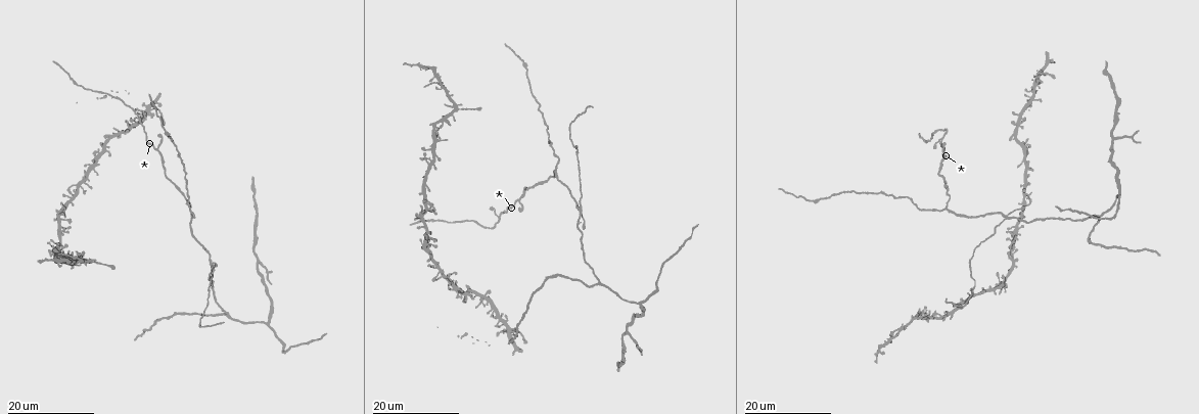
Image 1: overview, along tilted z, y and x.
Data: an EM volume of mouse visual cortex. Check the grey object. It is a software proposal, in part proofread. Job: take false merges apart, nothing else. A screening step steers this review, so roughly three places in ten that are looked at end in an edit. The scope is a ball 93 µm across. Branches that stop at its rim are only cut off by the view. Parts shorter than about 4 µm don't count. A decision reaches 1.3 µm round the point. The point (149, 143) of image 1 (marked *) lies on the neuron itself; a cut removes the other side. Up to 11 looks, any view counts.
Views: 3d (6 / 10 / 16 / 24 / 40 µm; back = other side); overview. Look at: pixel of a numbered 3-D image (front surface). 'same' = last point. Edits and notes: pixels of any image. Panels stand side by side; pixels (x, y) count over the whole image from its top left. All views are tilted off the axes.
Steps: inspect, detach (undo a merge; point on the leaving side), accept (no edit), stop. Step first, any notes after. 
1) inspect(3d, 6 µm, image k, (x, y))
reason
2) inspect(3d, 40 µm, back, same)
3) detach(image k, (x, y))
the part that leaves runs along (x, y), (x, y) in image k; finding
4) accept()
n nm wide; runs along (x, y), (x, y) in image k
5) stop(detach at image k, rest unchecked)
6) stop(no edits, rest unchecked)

inspect(3d, 24 µm, image 1, (948, 208))
three arms meet

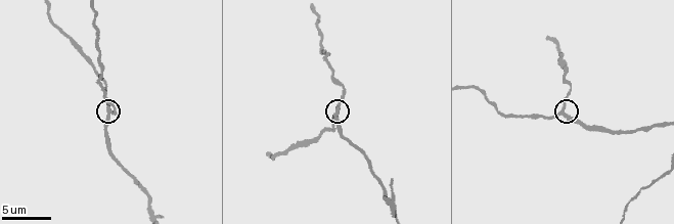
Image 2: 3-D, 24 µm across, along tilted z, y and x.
inspect(3d, 6 µm, image 2, (107, 112))

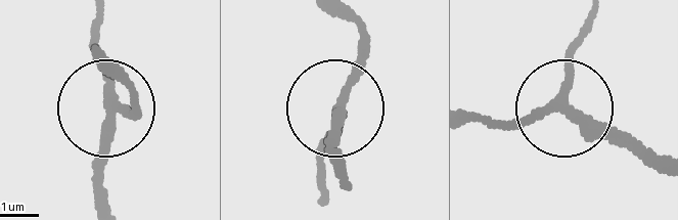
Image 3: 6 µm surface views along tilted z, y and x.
inspect(3d, 6 µm, back, image 3, (567, 112))

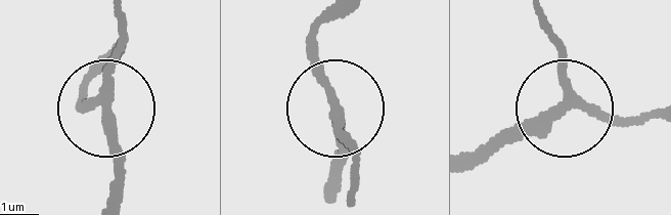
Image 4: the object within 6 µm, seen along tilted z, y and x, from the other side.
accept()
runs along (355, 197), (353, 154), (310, 44), (316, 22) in image 4; all the same neuron

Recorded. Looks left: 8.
inspect(3d, 10 µm, image 2, (392, 201))
four-way junction

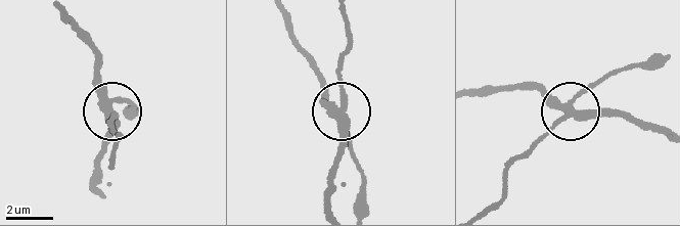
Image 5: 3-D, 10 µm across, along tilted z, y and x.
detach(image 5, (598, 83))
310 nm wide; the part that leaves runs along (570, 107), (563, 121), (511, 164), (503, 192), (488, 208) in image 5; two neurons meet here

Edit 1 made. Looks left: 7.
inspect(overview)

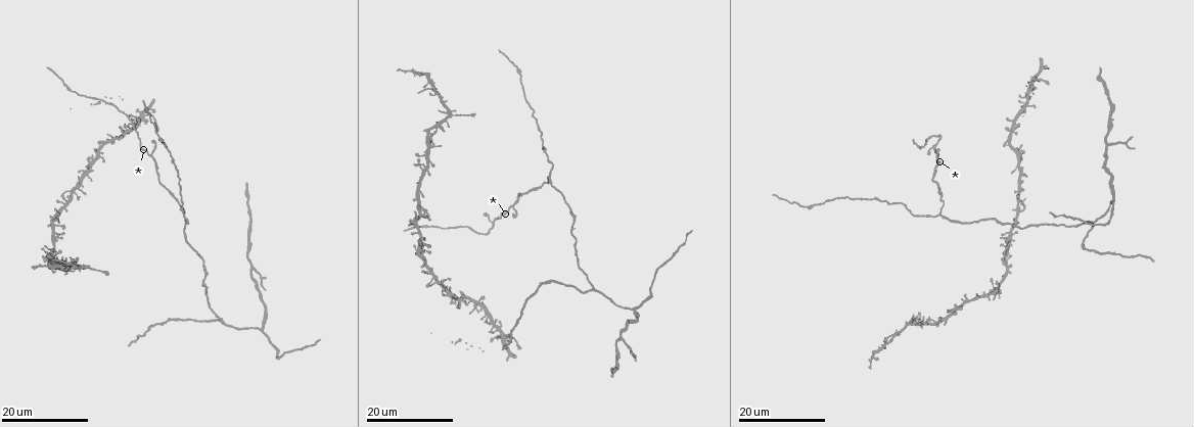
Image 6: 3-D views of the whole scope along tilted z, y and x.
inspect(3d, 24 µm, image 6, (73, 268))
looks like a crossing

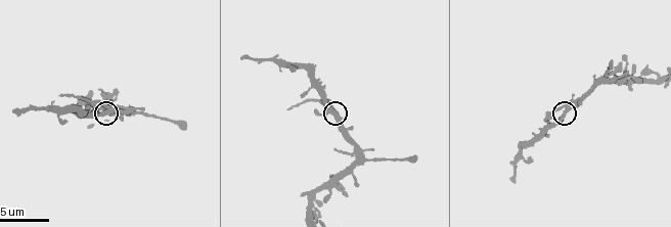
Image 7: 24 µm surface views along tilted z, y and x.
inspect(3d, 6 µm, image 7, (563, 112))

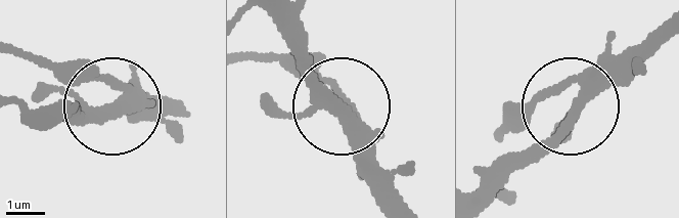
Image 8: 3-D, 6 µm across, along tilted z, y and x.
inspect(3d, 6 µm, back, image 8, (341, 112))
from behind

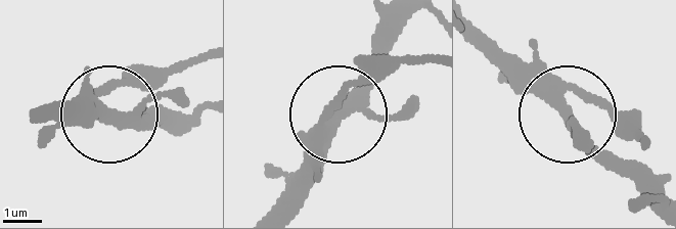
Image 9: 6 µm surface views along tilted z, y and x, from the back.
detach(image 9, (132, 64))
side arm 7 µm; the part that leaves runs along (104, 92), (197, 59) in image 9; a second neuron is stuck on

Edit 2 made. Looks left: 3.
inspect(overview)

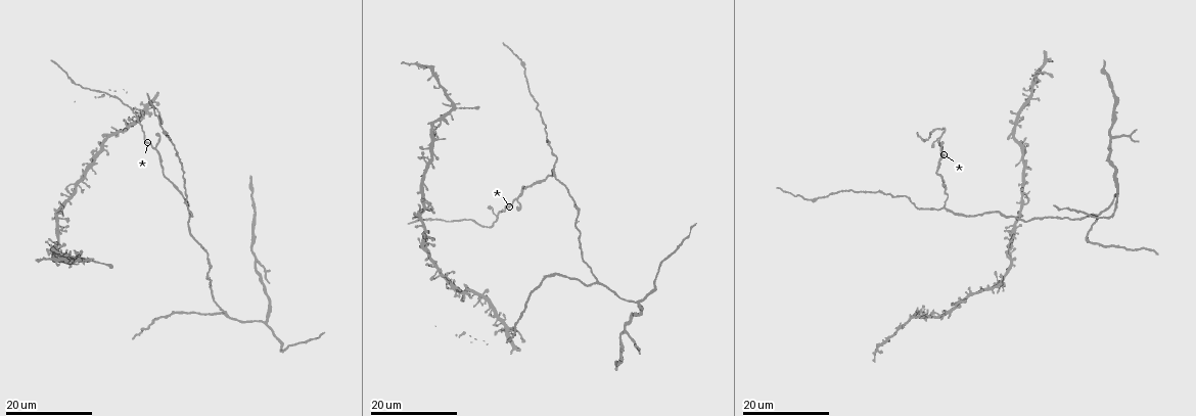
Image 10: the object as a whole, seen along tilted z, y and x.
inspect(3d, 16 µm, image 10, (515, 200))
arms part here

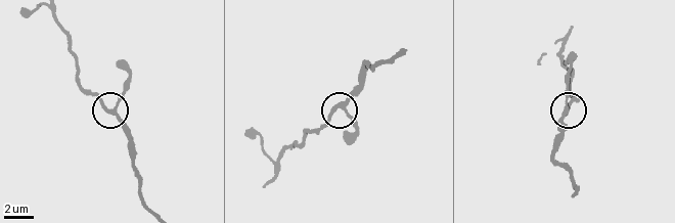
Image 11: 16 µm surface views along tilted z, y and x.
inspect(3d, 10 µm, image 11, (567, 109))

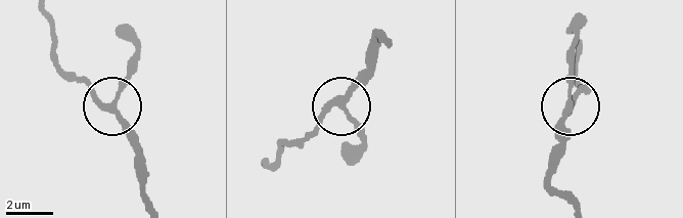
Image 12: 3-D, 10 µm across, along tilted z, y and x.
accept()
230 nm wide; runs along (587, 88), (571, 104), (572, 51) in image 12; continuous, no second neuron

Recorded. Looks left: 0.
stop(detach at image 5, detach at image 9, rest unchecked)

